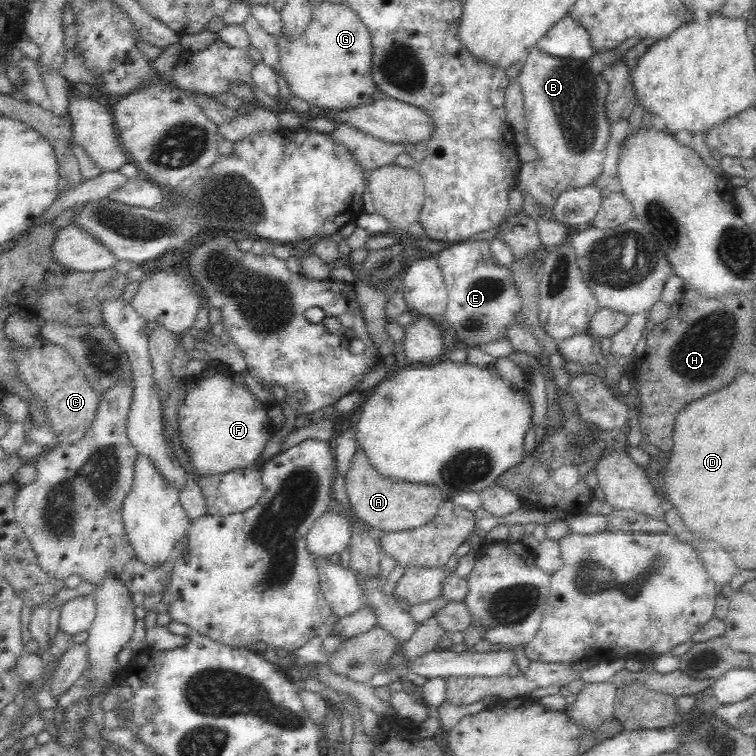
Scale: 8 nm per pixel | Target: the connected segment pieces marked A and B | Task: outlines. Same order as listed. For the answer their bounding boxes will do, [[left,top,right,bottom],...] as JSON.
[[345,449,446,535],[516,45,611,217]]

